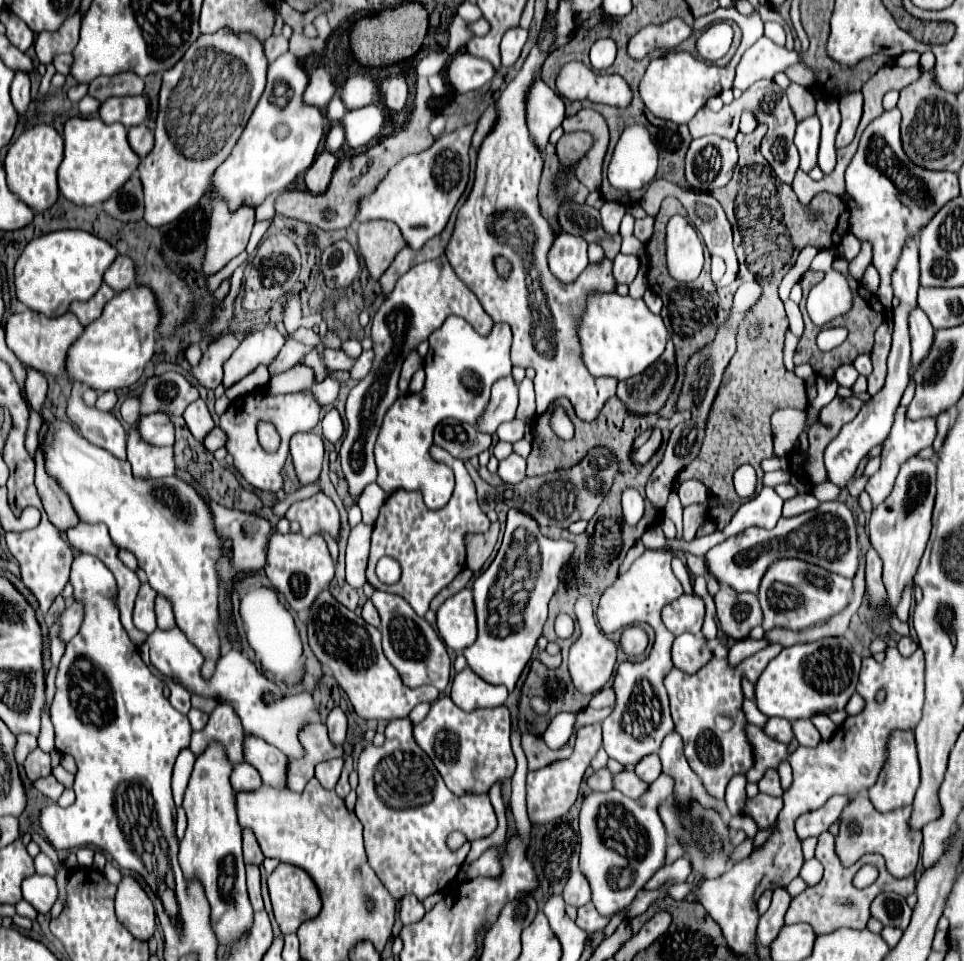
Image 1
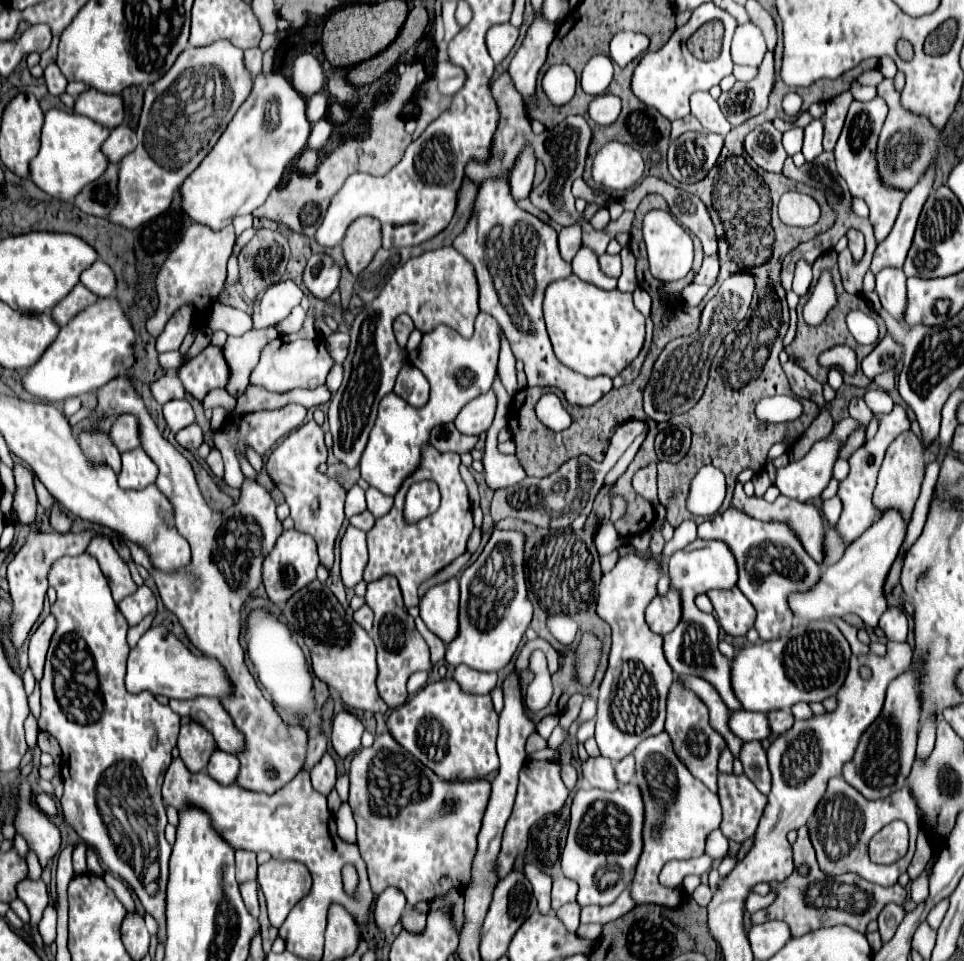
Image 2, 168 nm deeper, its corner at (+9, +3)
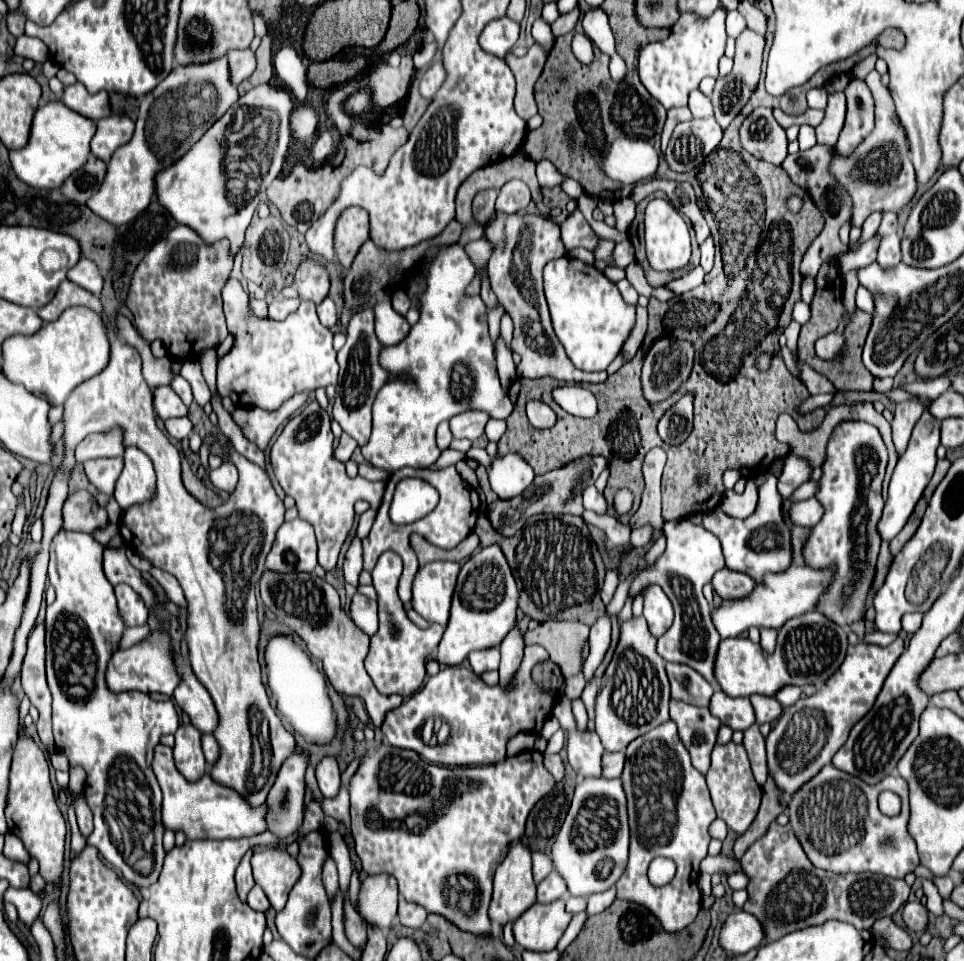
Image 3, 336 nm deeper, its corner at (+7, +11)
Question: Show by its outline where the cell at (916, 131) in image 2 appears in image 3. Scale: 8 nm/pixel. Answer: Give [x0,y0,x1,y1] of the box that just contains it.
[831,70,917,226]

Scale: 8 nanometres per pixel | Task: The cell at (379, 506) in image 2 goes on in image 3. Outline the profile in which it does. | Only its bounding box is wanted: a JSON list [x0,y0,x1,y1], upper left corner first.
[271,400,385,572]

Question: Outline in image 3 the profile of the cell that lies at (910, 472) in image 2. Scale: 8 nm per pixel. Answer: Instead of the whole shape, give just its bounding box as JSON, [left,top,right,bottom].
[893,398,925,454]

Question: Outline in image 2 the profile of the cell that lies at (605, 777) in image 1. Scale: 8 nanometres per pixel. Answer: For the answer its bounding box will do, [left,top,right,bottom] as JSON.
[561,760,581,790]

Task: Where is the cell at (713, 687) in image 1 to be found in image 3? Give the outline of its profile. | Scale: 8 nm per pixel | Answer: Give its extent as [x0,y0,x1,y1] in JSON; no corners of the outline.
[671,700,721,774]

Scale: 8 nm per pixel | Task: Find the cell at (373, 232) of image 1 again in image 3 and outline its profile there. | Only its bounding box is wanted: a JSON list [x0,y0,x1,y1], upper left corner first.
[335,208,369,270]

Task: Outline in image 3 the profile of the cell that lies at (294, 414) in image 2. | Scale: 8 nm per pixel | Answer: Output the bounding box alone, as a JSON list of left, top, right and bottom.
[209,462,237,494]

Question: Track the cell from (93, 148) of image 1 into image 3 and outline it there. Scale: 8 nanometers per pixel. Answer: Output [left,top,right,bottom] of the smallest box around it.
[9,102,95,190]

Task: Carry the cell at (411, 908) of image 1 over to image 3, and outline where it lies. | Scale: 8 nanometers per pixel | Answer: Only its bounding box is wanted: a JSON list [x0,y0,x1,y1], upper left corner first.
[357,874,397,930]

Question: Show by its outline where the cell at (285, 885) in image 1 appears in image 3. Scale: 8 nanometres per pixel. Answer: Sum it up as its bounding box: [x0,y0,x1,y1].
[251,850,301,910]

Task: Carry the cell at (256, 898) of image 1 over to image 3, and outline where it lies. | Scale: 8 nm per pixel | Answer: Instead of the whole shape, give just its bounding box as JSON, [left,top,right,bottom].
[247,886,271,912]

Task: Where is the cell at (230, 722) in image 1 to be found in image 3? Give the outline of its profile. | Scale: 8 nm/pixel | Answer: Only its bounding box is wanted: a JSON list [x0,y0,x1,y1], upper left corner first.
[173,724,207,782]

